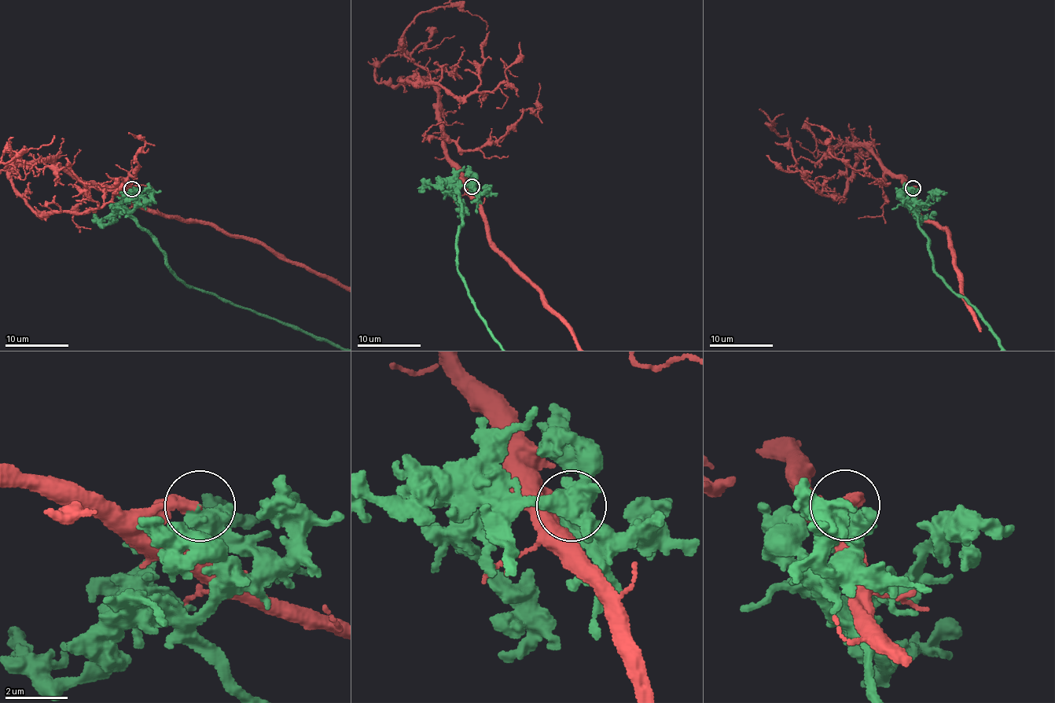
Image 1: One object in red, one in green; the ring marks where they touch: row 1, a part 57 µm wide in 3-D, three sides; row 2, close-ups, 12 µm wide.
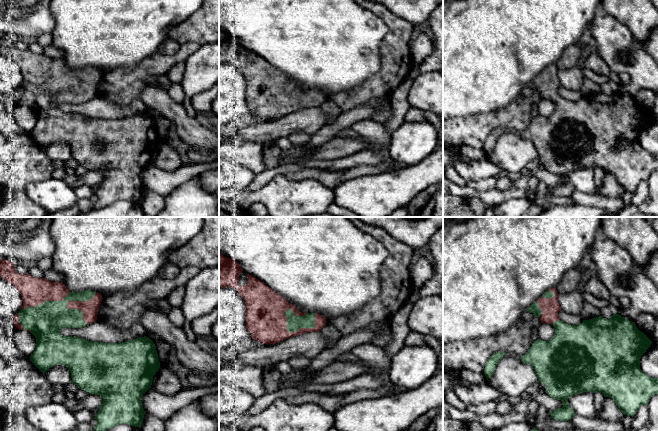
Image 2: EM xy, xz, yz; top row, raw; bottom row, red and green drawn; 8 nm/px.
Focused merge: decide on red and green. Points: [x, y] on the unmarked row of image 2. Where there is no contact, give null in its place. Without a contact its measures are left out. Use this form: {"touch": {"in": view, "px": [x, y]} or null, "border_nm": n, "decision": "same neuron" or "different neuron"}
{"touch": {"in": "xz", "px": [306, 104]}, "border_nm": 280, "decision": "different neuron"}

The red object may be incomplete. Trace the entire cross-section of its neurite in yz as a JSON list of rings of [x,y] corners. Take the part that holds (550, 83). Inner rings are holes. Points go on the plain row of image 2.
[[[551,64],[550,68],[555,70],[553,74],[544,74],[541,72],[537,78],[542,86],[542,90],[539,93],[541,99],[549,99],[552,101],[555,97],[560,96],[558,88],[561,86],[561,83],[558,79],[559,70],[557,69],[557,65]]]

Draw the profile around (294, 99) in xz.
[[[290,84],[284,89],[287,93],[287,106],[289,108],[296,108],[300,104],[314,104],[315,103],[315,89],[307,89],[305,92],[296,92]]]

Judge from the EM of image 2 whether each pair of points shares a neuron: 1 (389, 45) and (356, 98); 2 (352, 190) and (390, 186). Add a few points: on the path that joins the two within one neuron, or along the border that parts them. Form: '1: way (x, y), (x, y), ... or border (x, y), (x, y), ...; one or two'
1: way (389, 59), (389, 69), (370, 88); one
2: way (361, 190), (381, 190); one

